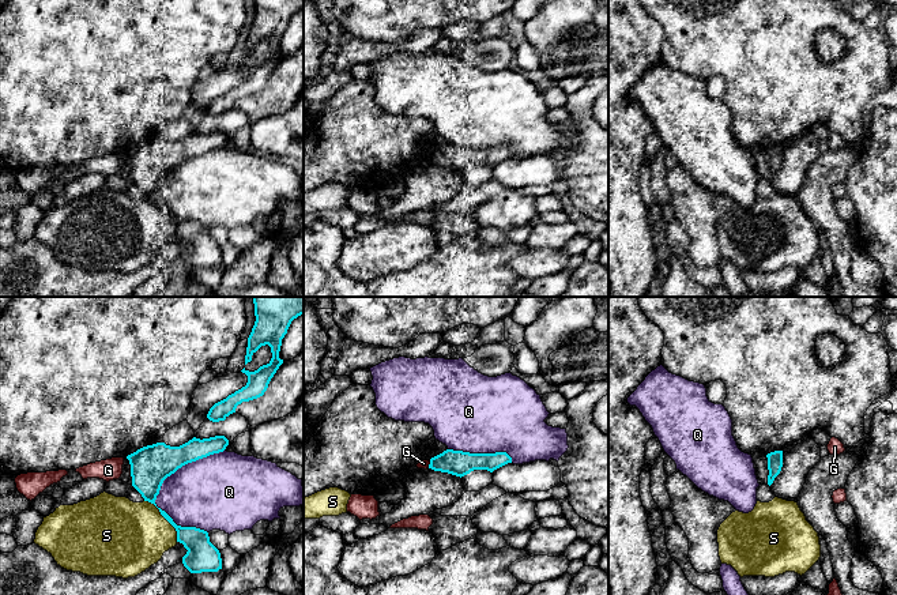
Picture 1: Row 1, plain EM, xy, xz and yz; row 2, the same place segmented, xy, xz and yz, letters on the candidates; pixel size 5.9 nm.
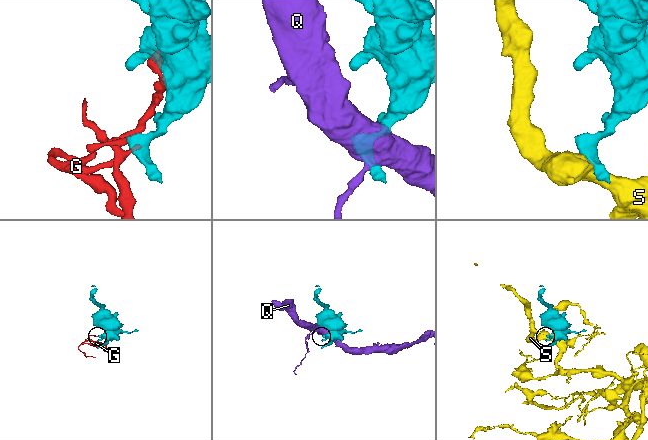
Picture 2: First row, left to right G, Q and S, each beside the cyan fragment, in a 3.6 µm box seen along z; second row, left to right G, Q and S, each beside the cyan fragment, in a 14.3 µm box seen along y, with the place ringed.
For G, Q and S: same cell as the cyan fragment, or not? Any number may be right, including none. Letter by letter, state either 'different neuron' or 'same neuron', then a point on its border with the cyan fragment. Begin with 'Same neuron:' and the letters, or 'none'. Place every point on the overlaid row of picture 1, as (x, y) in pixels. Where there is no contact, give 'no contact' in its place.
Same neuron: none
G: different neuron; meets cyan in xz at (429, 464)
Q: different neuron; meets cyan in xy at (170, 474)
S: different neuron; meets cyan in xy at (165, 518)

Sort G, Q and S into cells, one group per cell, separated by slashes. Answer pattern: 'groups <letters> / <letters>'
groups G / Q / S

